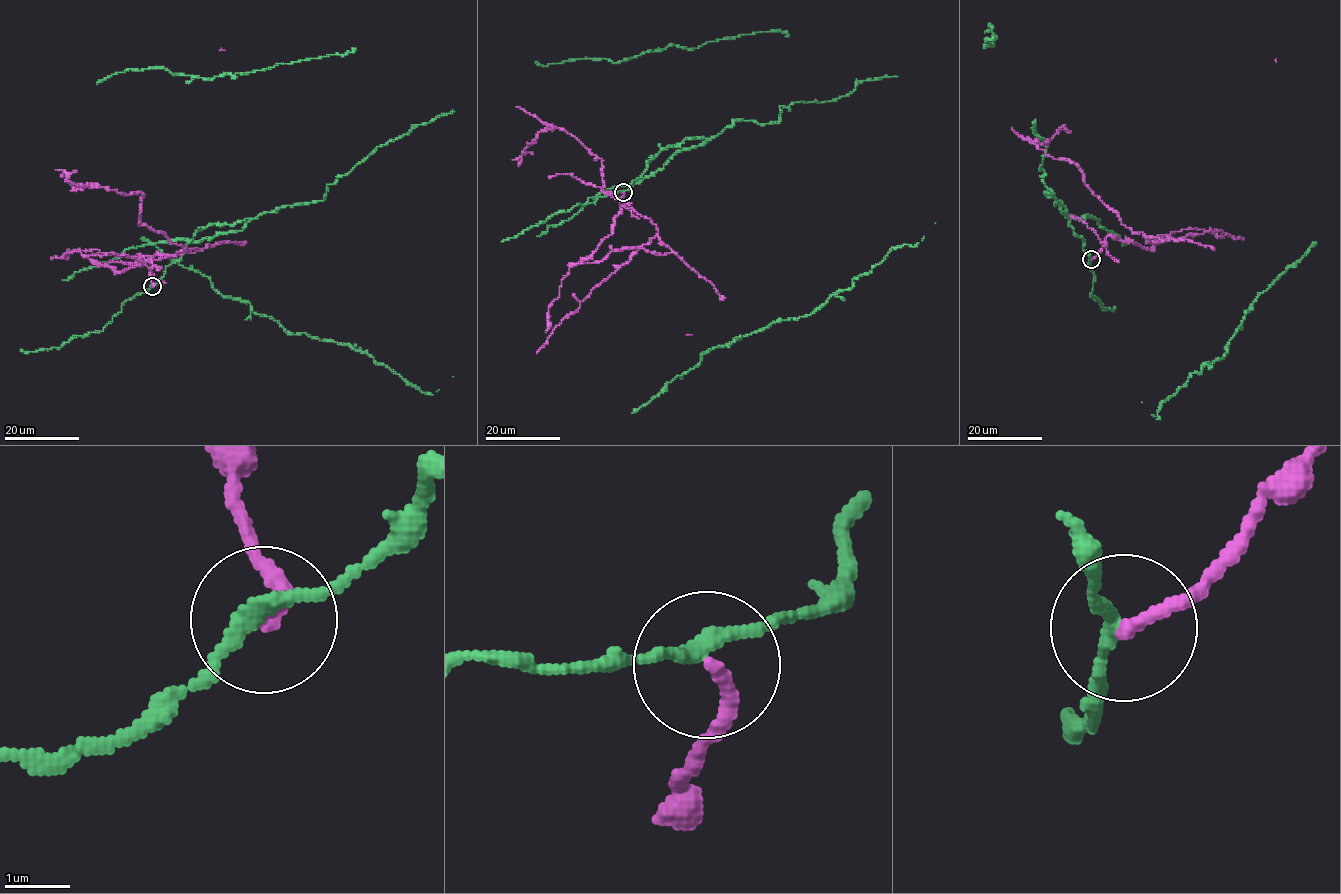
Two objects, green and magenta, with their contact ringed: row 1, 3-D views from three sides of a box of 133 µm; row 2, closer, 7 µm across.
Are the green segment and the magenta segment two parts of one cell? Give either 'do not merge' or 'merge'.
do not merge

